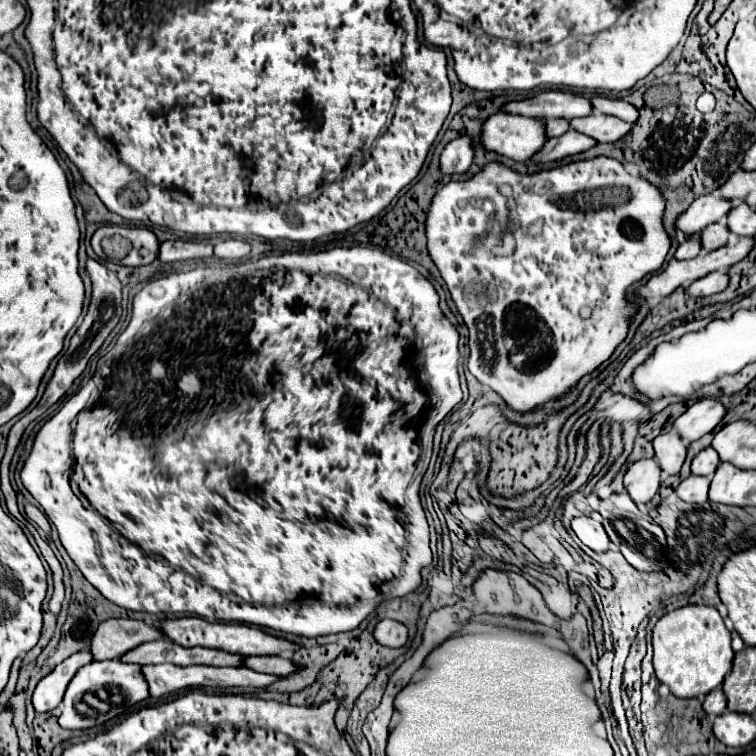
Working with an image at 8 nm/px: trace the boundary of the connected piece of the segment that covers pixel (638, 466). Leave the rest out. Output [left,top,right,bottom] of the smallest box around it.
[625,460,661,504]

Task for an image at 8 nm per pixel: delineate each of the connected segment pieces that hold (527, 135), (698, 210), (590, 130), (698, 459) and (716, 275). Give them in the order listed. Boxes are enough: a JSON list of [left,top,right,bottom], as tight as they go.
[[483,114,547,160],[677,192,733,234],[571,114,633,142],[691,448,719,476],[687,270,729,296]]

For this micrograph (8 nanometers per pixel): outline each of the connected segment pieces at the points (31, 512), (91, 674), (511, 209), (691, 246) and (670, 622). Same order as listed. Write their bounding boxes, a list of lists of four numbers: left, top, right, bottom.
[[25,504,49,534],[59,660,147,730],[425,156,671,416],[675,240,701,260],[653,604,731,698]]

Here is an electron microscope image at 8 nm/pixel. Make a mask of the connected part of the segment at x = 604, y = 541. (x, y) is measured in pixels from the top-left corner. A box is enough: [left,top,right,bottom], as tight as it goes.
[571,516,609,552]

